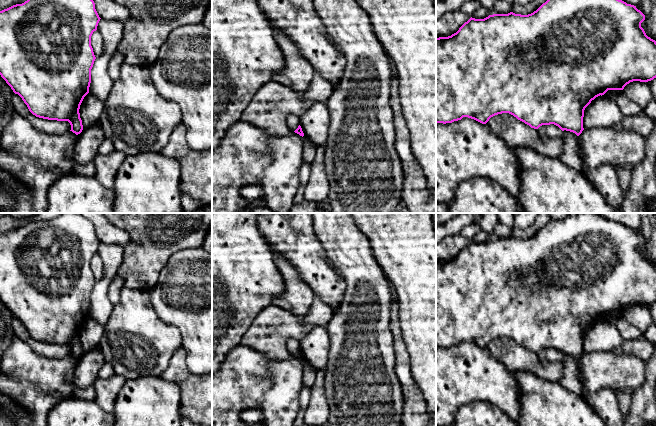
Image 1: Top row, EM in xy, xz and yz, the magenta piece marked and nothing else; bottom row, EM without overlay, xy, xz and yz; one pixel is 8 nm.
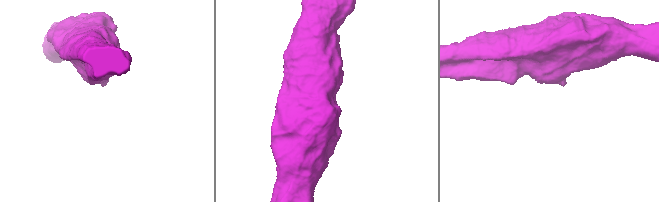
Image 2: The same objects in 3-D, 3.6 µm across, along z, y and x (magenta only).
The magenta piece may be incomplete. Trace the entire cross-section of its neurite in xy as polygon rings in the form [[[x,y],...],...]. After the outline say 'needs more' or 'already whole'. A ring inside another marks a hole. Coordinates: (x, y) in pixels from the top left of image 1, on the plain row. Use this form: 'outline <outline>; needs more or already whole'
outline [[[63,213],[49,221],[31,221],[22,228],[0,235],[0,299],[36,341],[68,345],[76,359],[83,354],[80,329],[89,317],[91,293],[96,283],[91,260],[100,241],[94,225],[80,213]]]; already whole

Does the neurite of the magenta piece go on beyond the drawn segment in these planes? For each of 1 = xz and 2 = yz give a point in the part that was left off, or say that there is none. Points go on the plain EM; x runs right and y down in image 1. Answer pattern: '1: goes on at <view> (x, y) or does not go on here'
1: does not go on here
2: does not go on here

